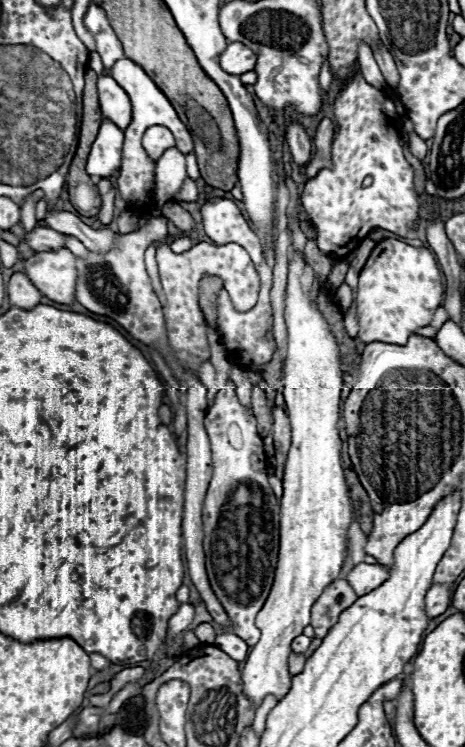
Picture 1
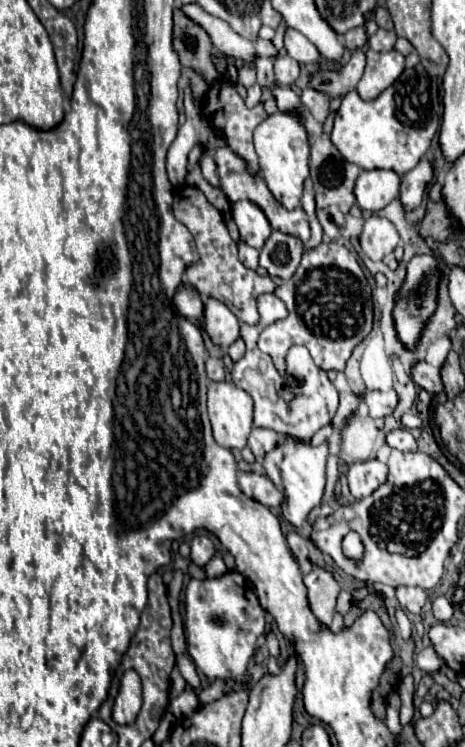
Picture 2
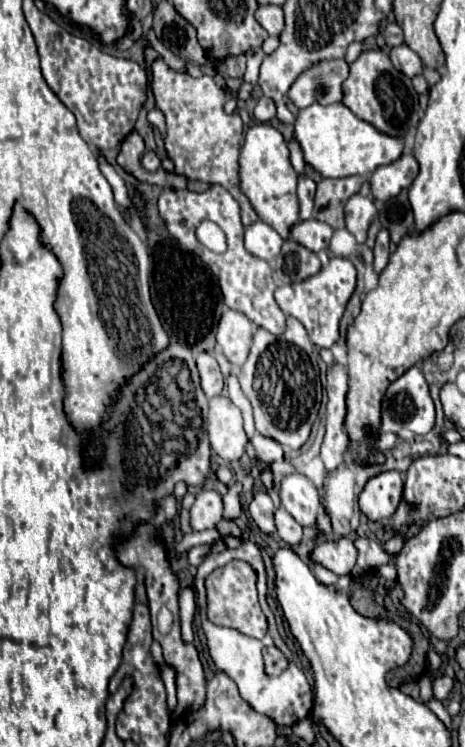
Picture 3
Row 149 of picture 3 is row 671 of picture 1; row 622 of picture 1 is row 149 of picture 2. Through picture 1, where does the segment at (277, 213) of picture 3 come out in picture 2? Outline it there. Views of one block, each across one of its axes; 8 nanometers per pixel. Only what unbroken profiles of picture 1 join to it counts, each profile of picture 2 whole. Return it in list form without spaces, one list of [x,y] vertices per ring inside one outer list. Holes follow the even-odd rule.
[[[276,112],[268,116],[258,128],[254,136],[254,146],[260,156],[260,174],[274,194],[274,198],[286,208],[294,210],[300,206],[302,200],[302,190],[304,190],[304,180],[310,174],[308,172],[308,154],[310,154],[310,144],[308,144],[308,134],[304,130],[304,122],[296,120],[294,116],[284,116],[284,112]]]

